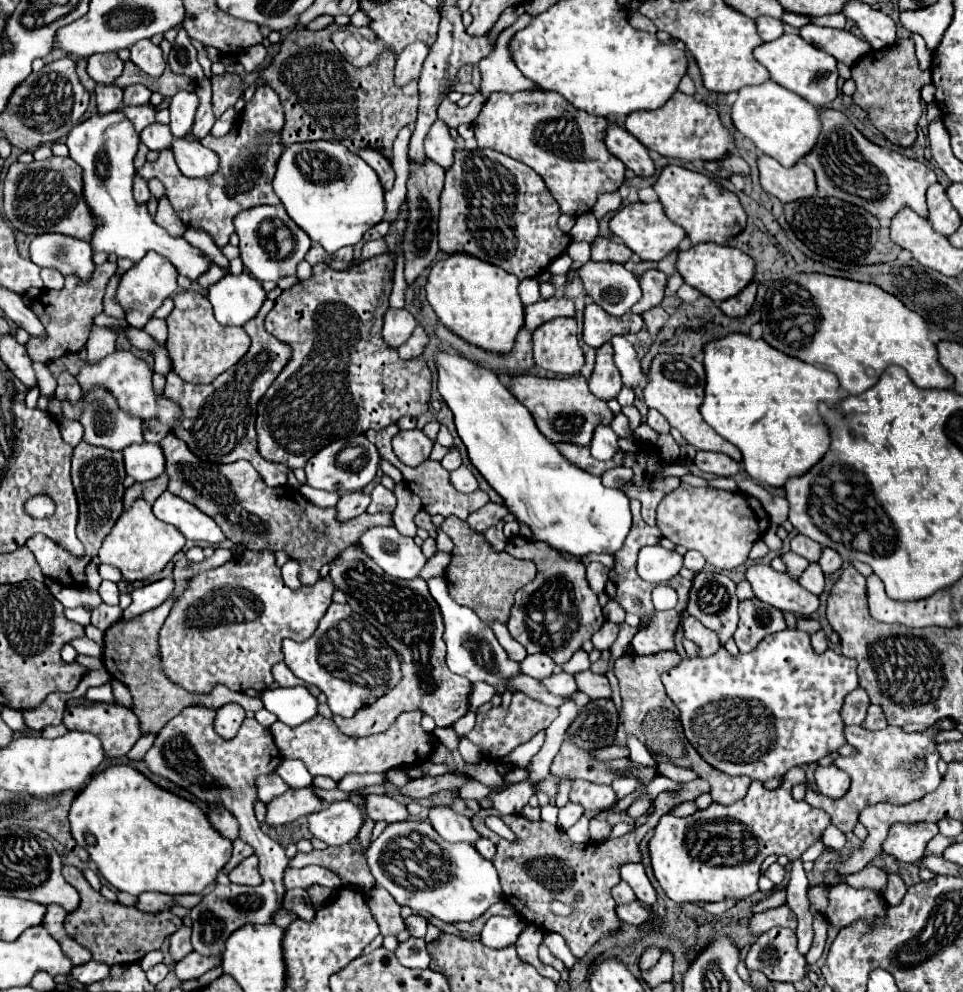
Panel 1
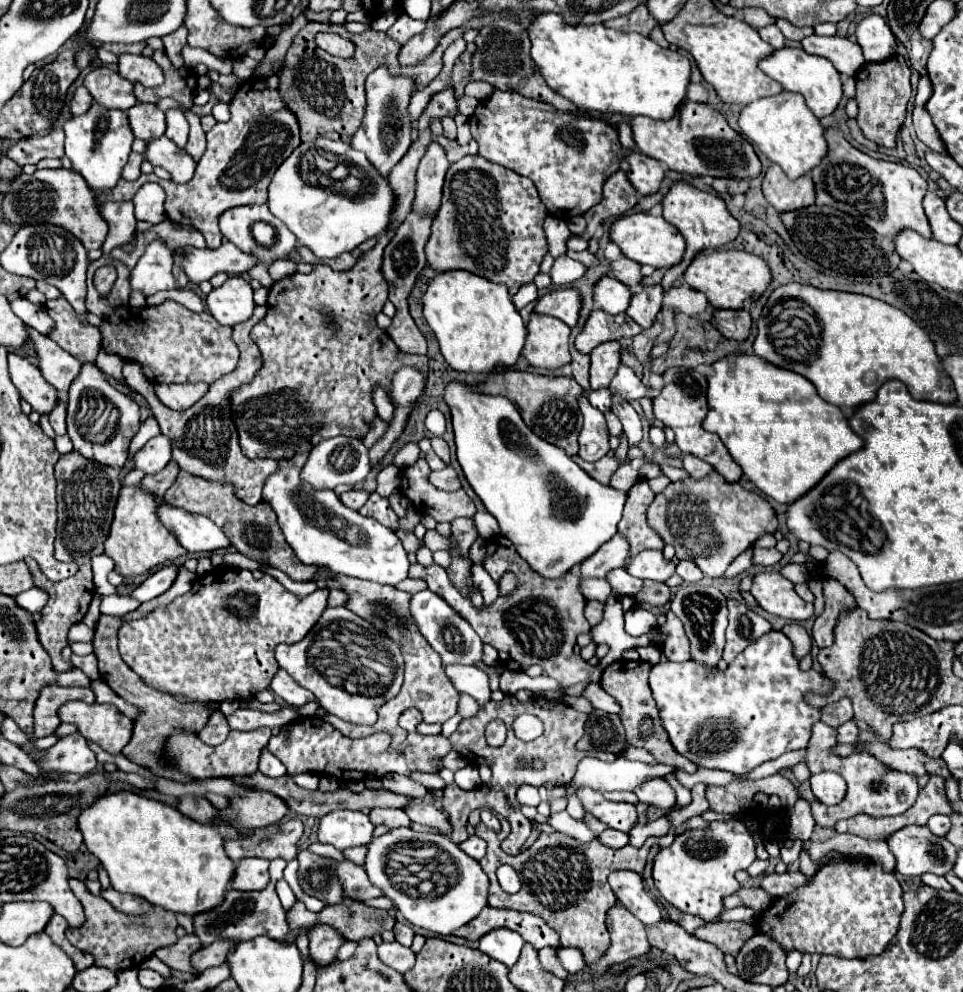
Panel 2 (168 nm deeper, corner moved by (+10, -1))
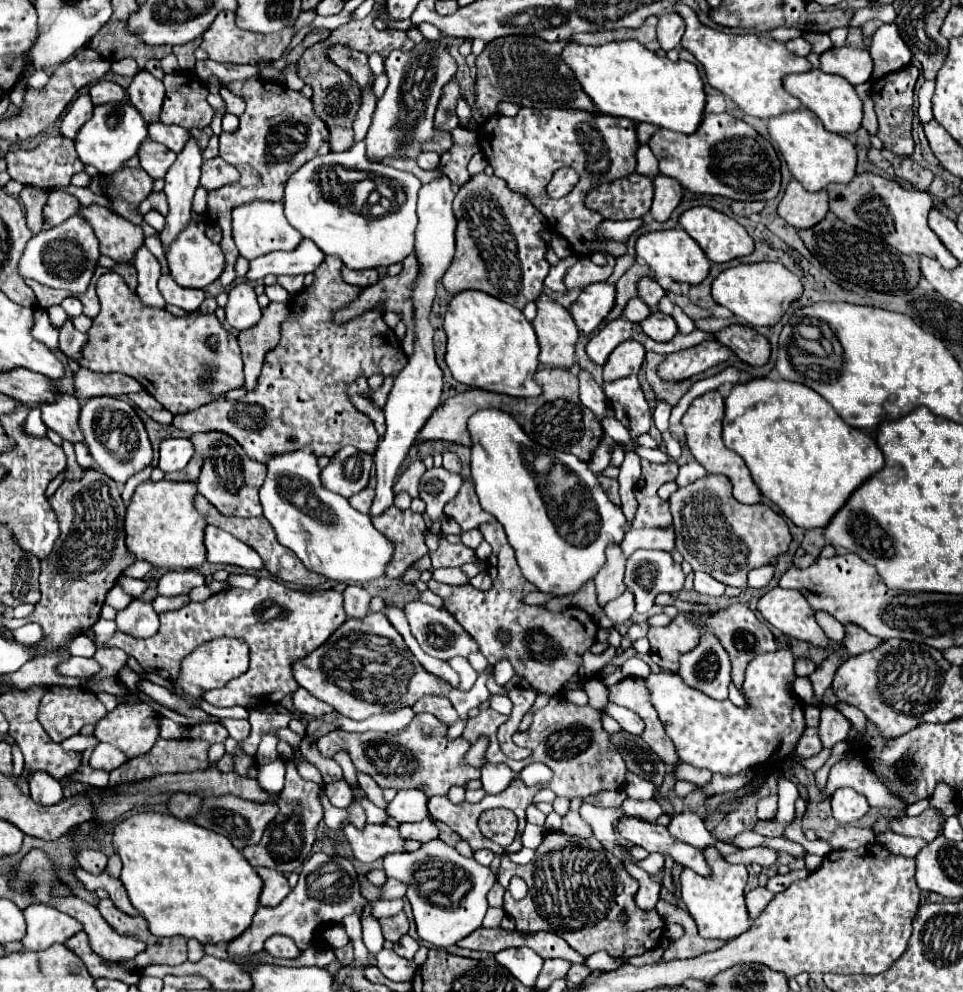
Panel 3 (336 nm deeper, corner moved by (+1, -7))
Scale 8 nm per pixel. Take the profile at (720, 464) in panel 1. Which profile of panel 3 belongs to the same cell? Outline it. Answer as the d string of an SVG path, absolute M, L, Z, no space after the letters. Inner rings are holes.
M690 461L690 463L686 463L686 465L680 467L680 473L676 477L676 485L678 487L690 485L690 483L694 483L696 479L700 479L704 475L706 475L706 469L698 461Z

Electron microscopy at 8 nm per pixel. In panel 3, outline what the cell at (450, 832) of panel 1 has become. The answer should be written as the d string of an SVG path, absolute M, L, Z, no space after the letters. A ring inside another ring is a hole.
M398 791L396 797L388 803L386 813L398 823L418 823L428 815L428 799L422 791Z

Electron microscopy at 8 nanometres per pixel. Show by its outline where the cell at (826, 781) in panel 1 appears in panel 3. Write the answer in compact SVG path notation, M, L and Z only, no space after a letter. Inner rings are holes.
M850 787L836 789L836 793L832 795L832 813L834 813L834 819L842 825L856 823L858 819L862 819L868 813L868 809L870 809L870 805L868 805L866 797L856 793Z

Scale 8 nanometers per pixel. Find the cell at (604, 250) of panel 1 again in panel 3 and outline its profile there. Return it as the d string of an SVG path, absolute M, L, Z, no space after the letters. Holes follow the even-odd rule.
M650 277L640 279L640 283L638 283L638 297L640 297L646 305L656 307L664 295L666 295L666 291L664 291L654 279L650 279Z

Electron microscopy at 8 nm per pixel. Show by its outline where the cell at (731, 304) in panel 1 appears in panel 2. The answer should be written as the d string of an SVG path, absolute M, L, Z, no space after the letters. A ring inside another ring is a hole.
M715 309L713 321L711 321L717 331L727 337L727 339L737 339L743 341L747 339L749 331L751 331L751 317L747 309Z

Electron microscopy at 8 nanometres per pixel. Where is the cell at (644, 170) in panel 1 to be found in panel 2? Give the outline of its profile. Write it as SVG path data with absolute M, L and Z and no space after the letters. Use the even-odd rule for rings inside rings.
M629 151L625 155L625 161L629 163L627 177L629 177L631 185L637 189L637 193L649 195L659 189L659 183L665 173L665 169L659 161L651 159L643 153L637 153L637 151Z

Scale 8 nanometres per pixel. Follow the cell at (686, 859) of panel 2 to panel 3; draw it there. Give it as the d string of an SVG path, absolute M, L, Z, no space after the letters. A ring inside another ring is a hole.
M708 847L704 849L706 861L712 869L712 877L700 877L698 873L684 869L680 875L680 885L682 885L682 901L686 903L688 913L694 917L698 925L698 933L704 939L722 939L722 941L732 941L734 937L740 937L750 929L750 917L744 905L744 887L748 881L748 869L746 865L732 865L726 863L718 849Z

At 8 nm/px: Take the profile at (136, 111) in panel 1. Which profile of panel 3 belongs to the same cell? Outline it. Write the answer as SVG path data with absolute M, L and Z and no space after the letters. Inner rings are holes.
M154 123L148 127L150 139L166 145L170 151L180 153L190 139L190 133L178 125L164 125L164 123Z

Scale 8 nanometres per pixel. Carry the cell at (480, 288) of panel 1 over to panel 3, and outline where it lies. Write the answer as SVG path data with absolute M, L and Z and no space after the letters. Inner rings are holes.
M464 291L450 301L444 331L448 335L446 365L456 381L510 397L538 397L542 393L534 381L538 369L536 333L516 307L482 291Z

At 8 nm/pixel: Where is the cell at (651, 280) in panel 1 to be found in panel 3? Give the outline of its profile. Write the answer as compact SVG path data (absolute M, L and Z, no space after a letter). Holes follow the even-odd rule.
M652 313L648 319L644 319L640 323L640 327L648 337L652 337L658 343L666 343L678 333L674 319L668 315L662 315L662 313Z

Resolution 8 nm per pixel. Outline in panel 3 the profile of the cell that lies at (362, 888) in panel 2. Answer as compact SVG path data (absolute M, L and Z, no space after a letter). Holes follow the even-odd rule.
M388 879L386 885L382 887L384 899L398 899L404 895L406 895L406 885L402 885L402 881L398 881L398 879Z

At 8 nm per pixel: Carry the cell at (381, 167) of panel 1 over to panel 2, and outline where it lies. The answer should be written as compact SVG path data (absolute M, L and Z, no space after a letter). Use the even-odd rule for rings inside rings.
M377 67L365 83L367 91L367 109L365 109L365 121L359 127L359 131L353 135L351 147L357 151L363 151L371 165L387 177L389 171L399 163L399 159L407 153L411 145L411 121L407 115L407 105L411 99L413 83L407 77L391 77L387 67Z

